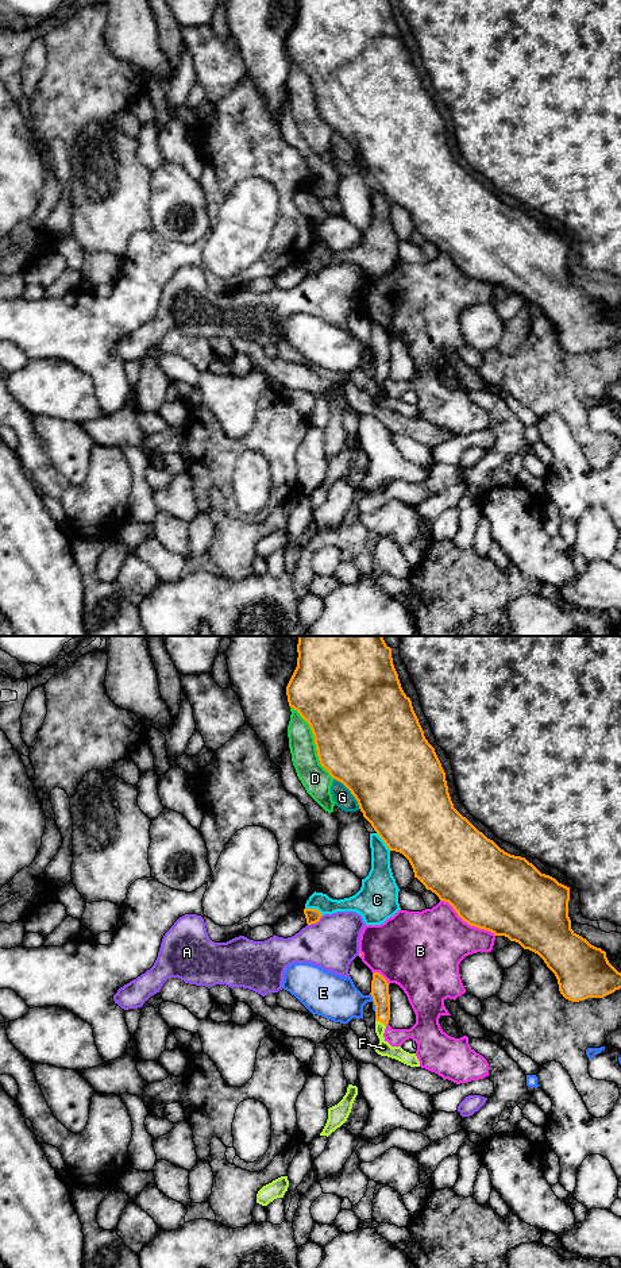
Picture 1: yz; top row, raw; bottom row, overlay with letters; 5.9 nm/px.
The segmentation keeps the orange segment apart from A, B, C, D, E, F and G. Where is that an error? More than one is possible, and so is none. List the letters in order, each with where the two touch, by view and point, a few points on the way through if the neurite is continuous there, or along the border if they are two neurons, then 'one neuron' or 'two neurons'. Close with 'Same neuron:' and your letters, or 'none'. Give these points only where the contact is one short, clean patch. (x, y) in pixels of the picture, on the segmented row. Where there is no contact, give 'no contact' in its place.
A: yz (316, 921) | two neurons
B: yz (467, 922) | two neurons
C: yz (384, 840) | two neurons
D: yz (315, 742) | two neurons
E: yz (374, 1002) | two neurons
F: yz (381, 1021) | across yz (380, 987), (381, 1021), (384, 1048) | one neuron
G: yz (350, 790) | two neurons
Same neuron: F

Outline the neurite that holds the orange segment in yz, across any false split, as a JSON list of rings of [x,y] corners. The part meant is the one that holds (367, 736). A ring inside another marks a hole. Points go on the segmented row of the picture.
[[[298,636],[297,667],[286,686],[289,706],[300,713],[309,724],[320,764],[329,775],[342,782],[358,801],[363,817],[371,824],[378,836],[385,841],[390,851],[402,853],[410,863],[414,878],[417,878],[427,890],[435,893],[440,901],[448,902],[458,916],[471,926],[489,930],[495,936],[505,936],[510,941],[518,943],[524,949],[537,953],[547,967],[555,974],[560,994],[571,1001],[579,1002],[587,998],[603,998],[621,988],[621,972],[618,972],[608,960],[606,952],[591,945],[586,939],[571,929],[568,917],[570,887],[559,883],[555,878],[541,874],[525,857],[514,856],[501,849],[493,840],[479,832],[466,817],[463,817],[451,801],[446,772],[435,752],[428,743],[418,718],[413,710],[410,698],[404,693],[398,674],[393,664],[392,648],[386,645],[382,636]]]

